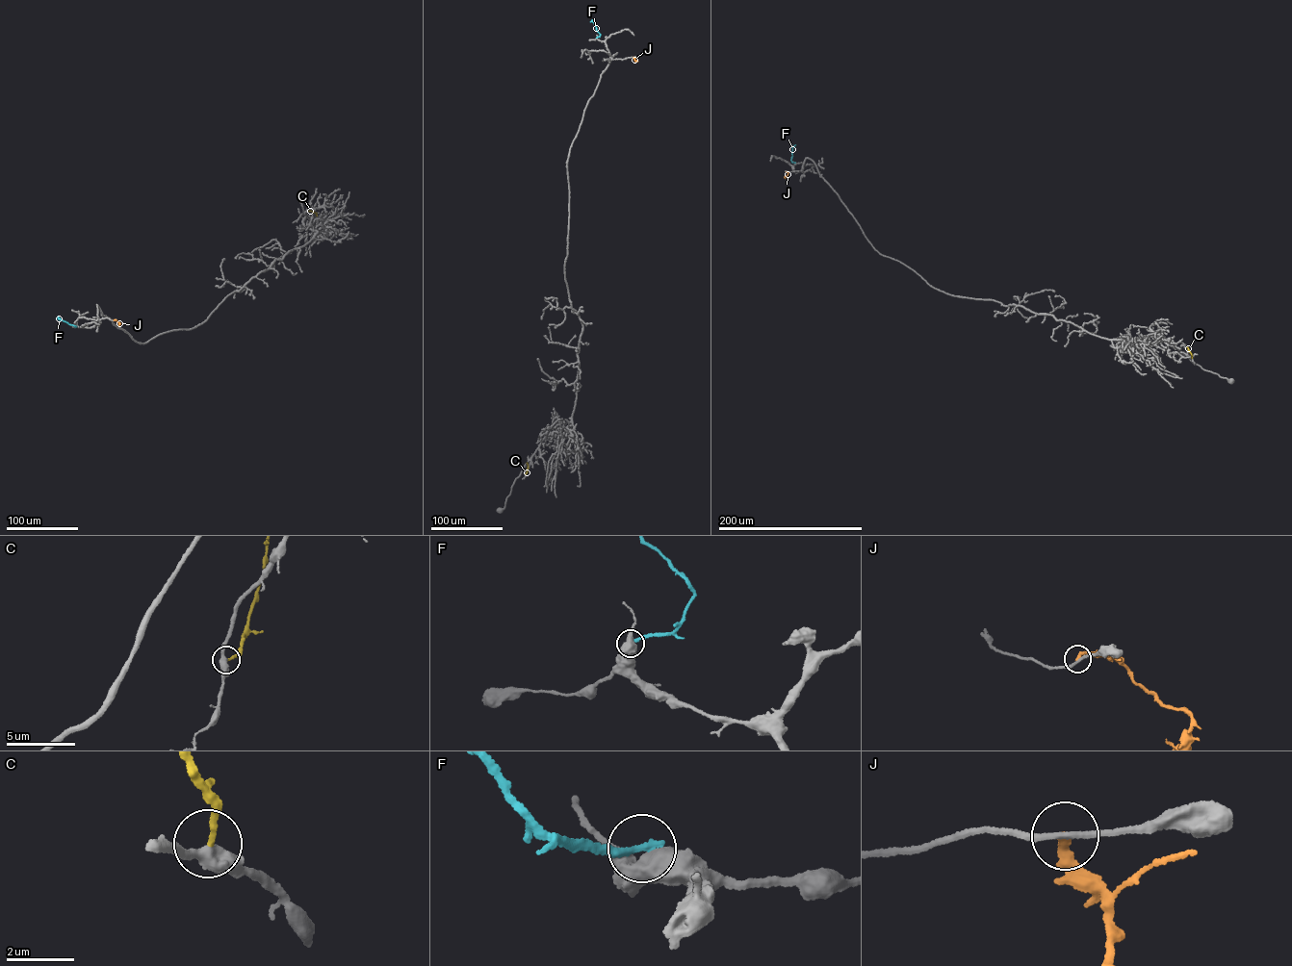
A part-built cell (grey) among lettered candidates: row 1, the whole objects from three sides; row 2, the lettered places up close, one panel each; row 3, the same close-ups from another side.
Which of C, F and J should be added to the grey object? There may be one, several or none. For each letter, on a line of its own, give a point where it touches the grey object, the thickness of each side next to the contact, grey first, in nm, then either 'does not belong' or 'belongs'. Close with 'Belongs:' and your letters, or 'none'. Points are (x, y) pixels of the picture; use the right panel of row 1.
C: contact (1192, 358); calibres 380 and 160 nm; belongs
F: contact (794, 163); calibres 500 and 280 nm; does not belong
J: contact (788, 171); calibres 160 and 280 nm; does not belong
Belongs: C

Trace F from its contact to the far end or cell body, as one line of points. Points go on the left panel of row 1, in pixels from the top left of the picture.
F: (74, 326), (58, 317)

